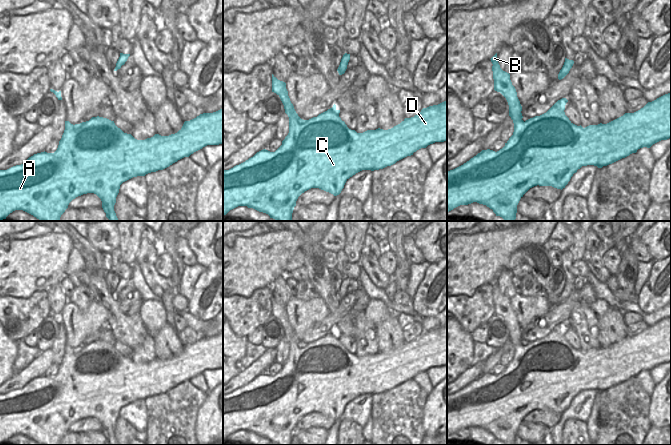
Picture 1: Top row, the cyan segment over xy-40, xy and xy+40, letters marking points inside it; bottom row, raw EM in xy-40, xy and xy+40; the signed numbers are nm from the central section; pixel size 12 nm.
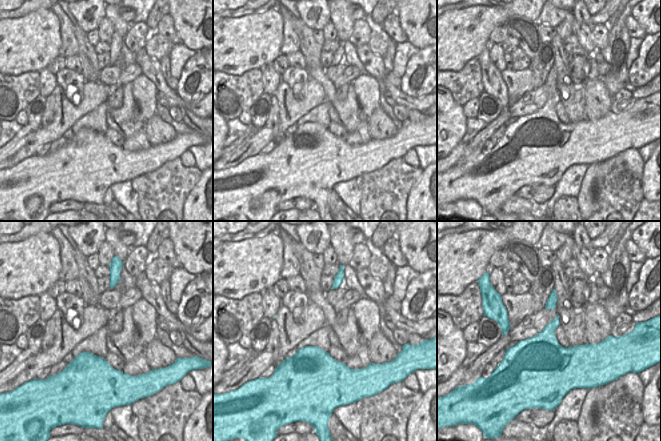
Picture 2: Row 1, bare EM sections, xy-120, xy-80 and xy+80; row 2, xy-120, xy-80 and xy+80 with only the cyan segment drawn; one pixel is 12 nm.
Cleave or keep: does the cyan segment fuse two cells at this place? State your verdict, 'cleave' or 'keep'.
keep

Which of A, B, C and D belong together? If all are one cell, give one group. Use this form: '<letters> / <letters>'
A B C D

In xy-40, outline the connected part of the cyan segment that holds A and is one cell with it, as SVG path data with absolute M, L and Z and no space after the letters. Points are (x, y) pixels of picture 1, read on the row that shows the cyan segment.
M223 108L185 121L182 128L175 134L169 136L155 134L145 140L135 139L131 134L124 133L118 128L114 121L99 116L75 125L65 121L64 133L54 153L45 151L37 153L21 165L0 170L0 220L6 219L15 210L23 210L42 221L60 221L61 215L73 199L83 194L94 193L101 199L102 208L109 221L118 221L114 205L123 182L133 177L163 170L207 145L219 144L223 144Z

